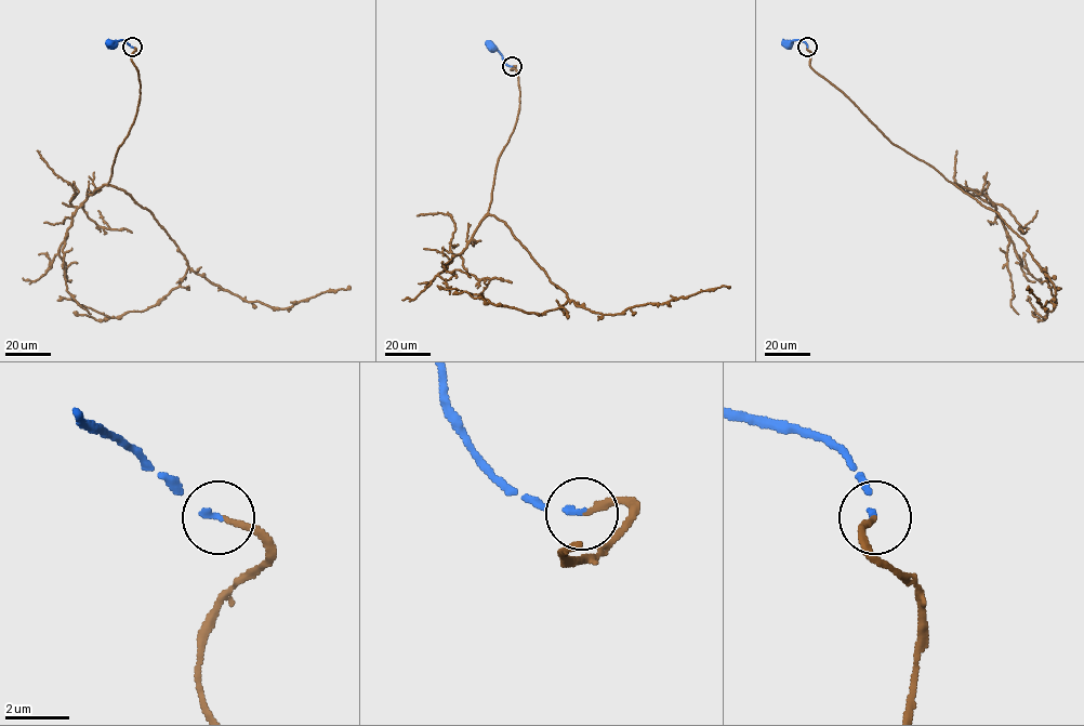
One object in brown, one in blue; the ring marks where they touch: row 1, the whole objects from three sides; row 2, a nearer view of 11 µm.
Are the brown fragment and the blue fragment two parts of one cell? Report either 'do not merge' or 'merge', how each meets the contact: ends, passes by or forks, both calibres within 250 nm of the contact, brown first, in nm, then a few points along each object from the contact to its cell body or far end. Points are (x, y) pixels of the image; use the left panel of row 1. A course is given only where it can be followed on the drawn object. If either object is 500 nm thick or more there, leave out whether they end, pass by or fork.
merge; brown ends; blue ends; calibres 180 and 160 nm; course brown (132, 47), (140, 98), (108, 184), (150, 212), (189, 267), (248, 302), (288, 308), (351, 287); course blue (132, 47), (123, 40), (113, 44)

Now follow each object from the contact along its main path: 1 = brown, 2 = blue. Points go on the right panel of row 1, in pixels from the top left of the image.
1: (807, 47), (811, 67), (893, 143), (995, 212), (1025, 241), (1054, 284), (1055, 296), (1044, 308), (1028, 287)
2: (807, 47), (800, 40), (787, 44)

